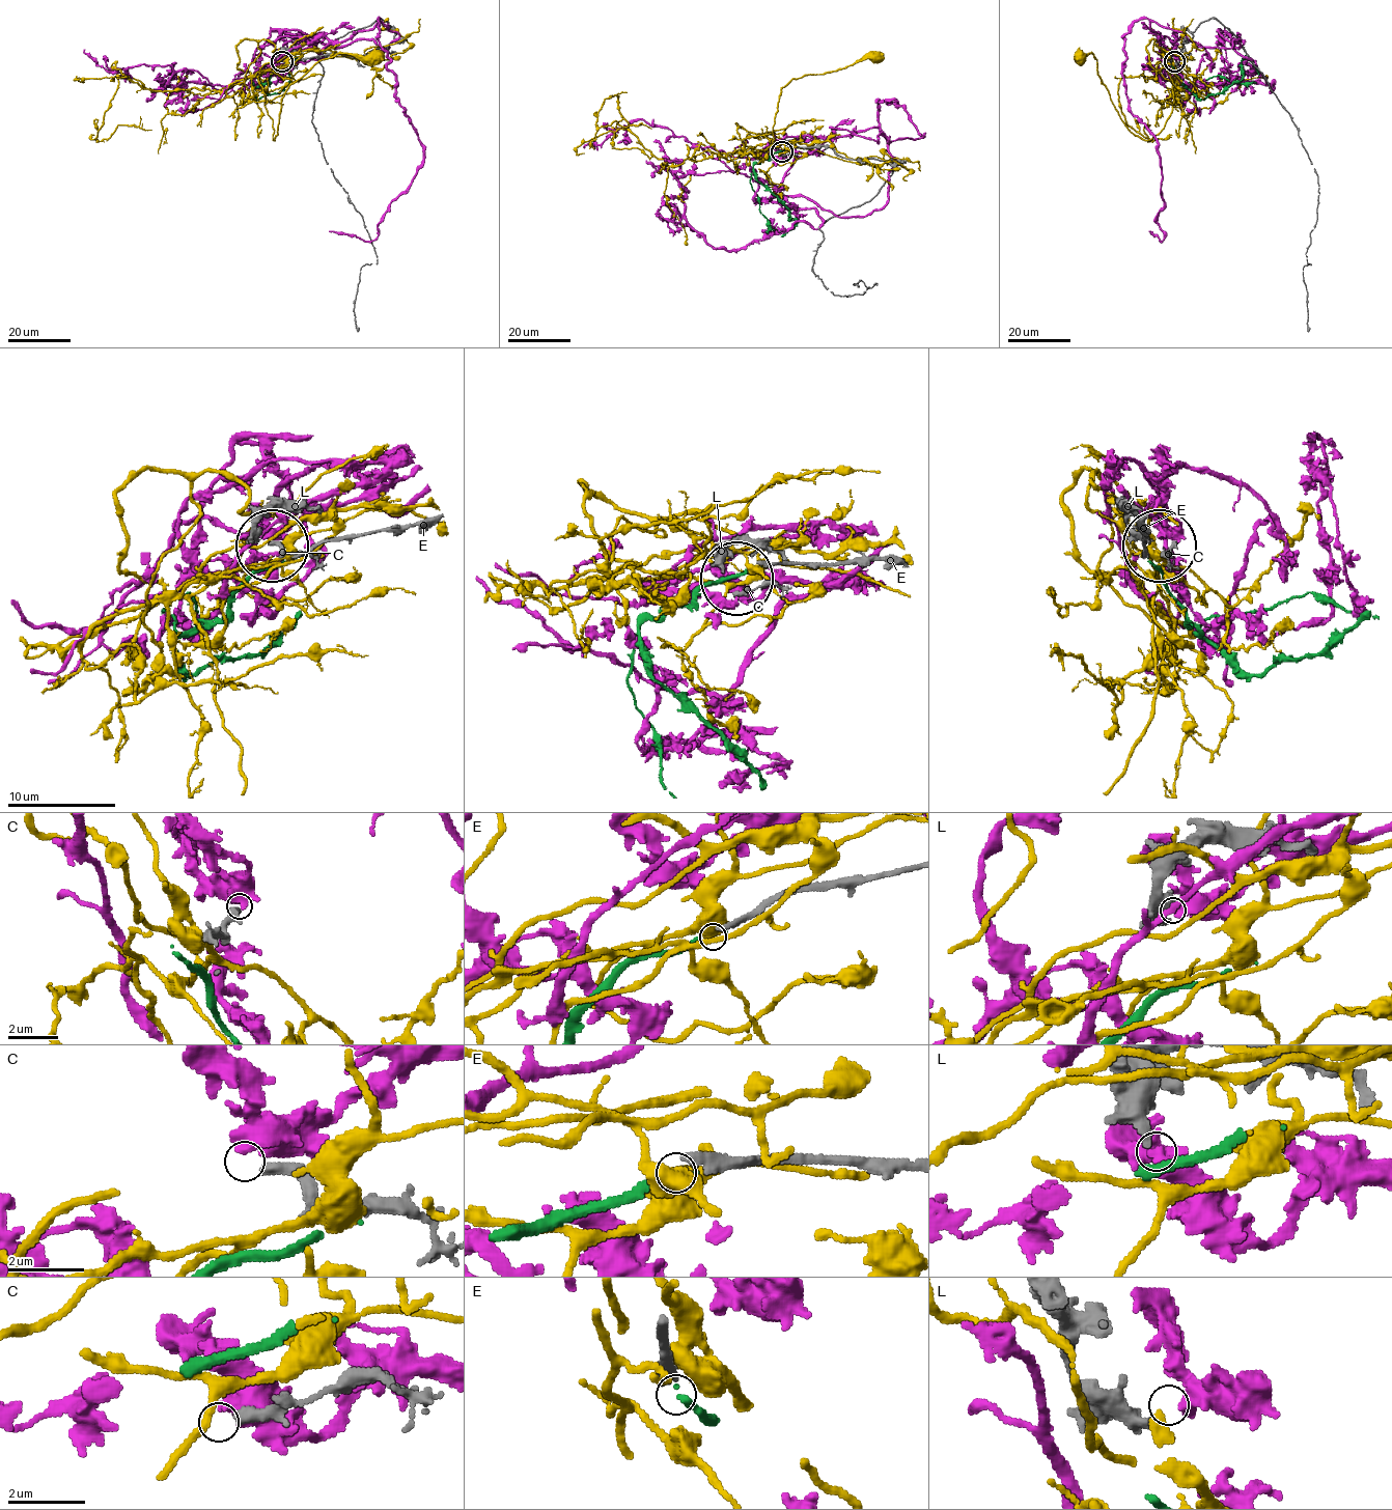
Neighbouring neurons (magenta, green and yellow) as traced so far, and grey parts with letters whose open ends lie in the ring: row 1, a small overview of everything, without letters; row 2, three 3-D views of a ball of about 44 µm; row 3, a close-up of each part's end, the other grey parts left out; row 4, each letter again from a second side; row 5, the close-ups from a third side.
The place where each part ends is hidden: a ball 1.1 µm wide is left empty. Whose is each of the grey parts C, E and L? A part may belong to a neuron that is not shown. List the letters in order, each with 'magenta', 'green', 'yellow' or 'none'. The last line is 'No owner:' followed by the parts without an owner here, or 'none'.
C: none
E: green
L: magenta
No owner: C

